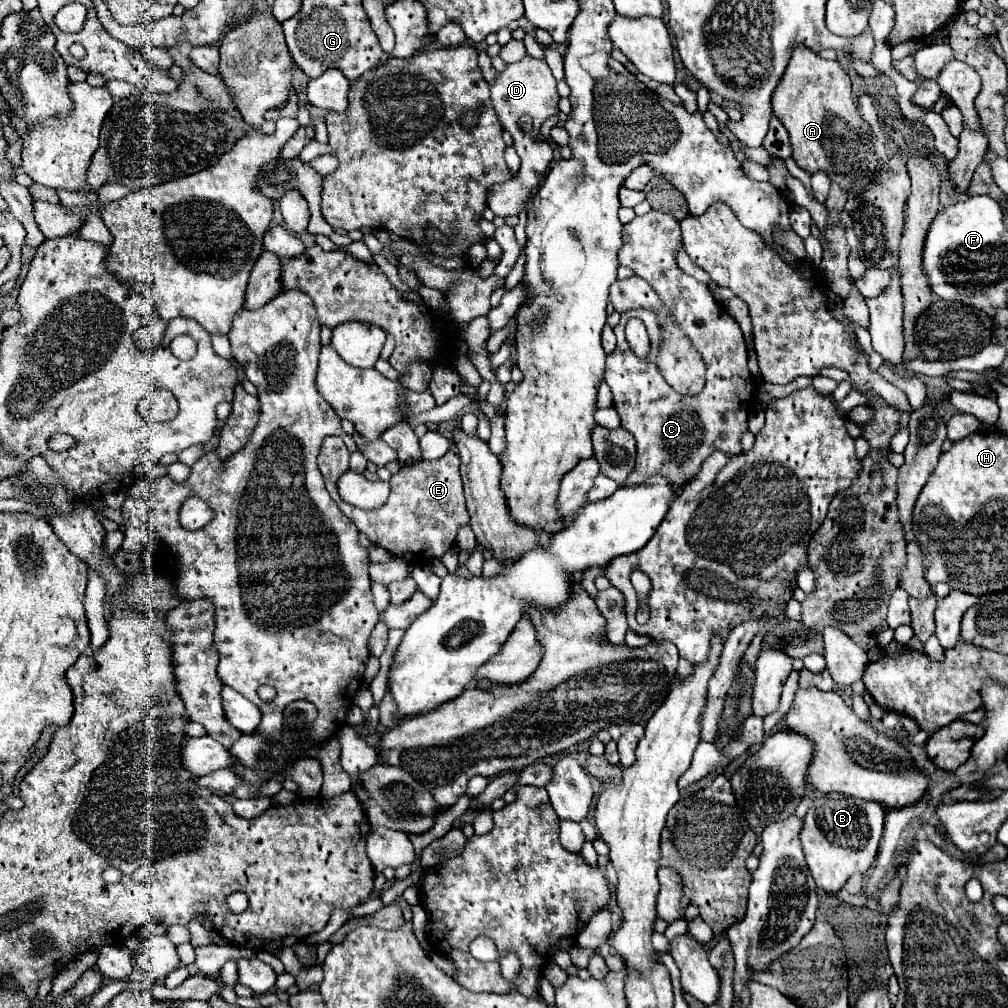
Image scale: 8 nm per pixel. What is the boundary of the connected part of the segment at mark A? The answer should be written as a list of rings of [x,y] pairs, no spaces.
[[[797,46],[793,50],[793,56],[789,60],[789,66],[785,74],[781,76],[773,96],[771,96],[771,108],[773,114],[781,120],[781,124],[789,132],[789,140],[793,146],[793,158],[795,162],[809,174],[813,172],[827,172],[829,178],[841,178],[841,186],[853,194],[855,190],[861,190],[861,186],[867,182],[867,174],[881,168],[881,162],[887,160],[887,156],[877,156],[869,134],[861,128],[863,118],[857,114],[857,108],[853,104],[853,92],[851,92],[851,80],[845,68],[839,60],[825,60],[807,46]]]

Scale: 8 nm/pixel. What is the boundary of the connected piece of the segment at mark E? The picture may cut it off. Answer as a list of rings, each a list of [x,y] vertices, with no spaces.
[[[327,436],[321,444],[317,462],[325,478],[331,498],[341,512],[363,532],[373,544],[389,550],[411,564],[429,564],[431,558],[441,558],[453,544],[461,526],[467,526],[470,516],[465,508],[463,482],[459,474],[461,460],[457,454],[447,452],[439,460],[425,460],[421,466],[403,466],[391,476],[389,500],[377,510],[361,510],[347,504],[337,492],[337,480],[349,469],[350,453],[339,436]]]

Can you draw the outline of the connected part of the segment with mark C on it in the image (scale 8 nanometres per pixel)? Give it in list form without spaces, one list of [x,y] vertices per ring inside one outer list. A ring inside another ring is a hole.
[[[651,210],[623,226],[619,264],[631,268],[639,278],[651,284],[665,308],[669,308],[677,326],[683,328],[693,348],[701,354],[707,368],[703,390],[695,396],[683,396],[661,376],[655,364],[663,344],[661,324],[657,312],[649,308],[621,314],[619,324],[613,328],[617,334],[617,348],[607,356],[605,368],[605,382],[613,392],[613,406],[621,416],[621,426],[637,440],[637,462],[625,484],[641,484],[653,474],[661,474],[671,482],[675,492],[697,476],[705,458],[715,450],[729,456],[743,452],[741,436],[747,430],[747,408],[755,402],[755,378],[747,368],[747,346],[741,328],[711,296],[707,284],[697,282],[677,266],[677,250],[681,244],[679,220],[671,214]],[[629,318],[639,318],[647,326],[651,338],[651,354],[647,360],[639,360],[627,346],[625,324]]]

